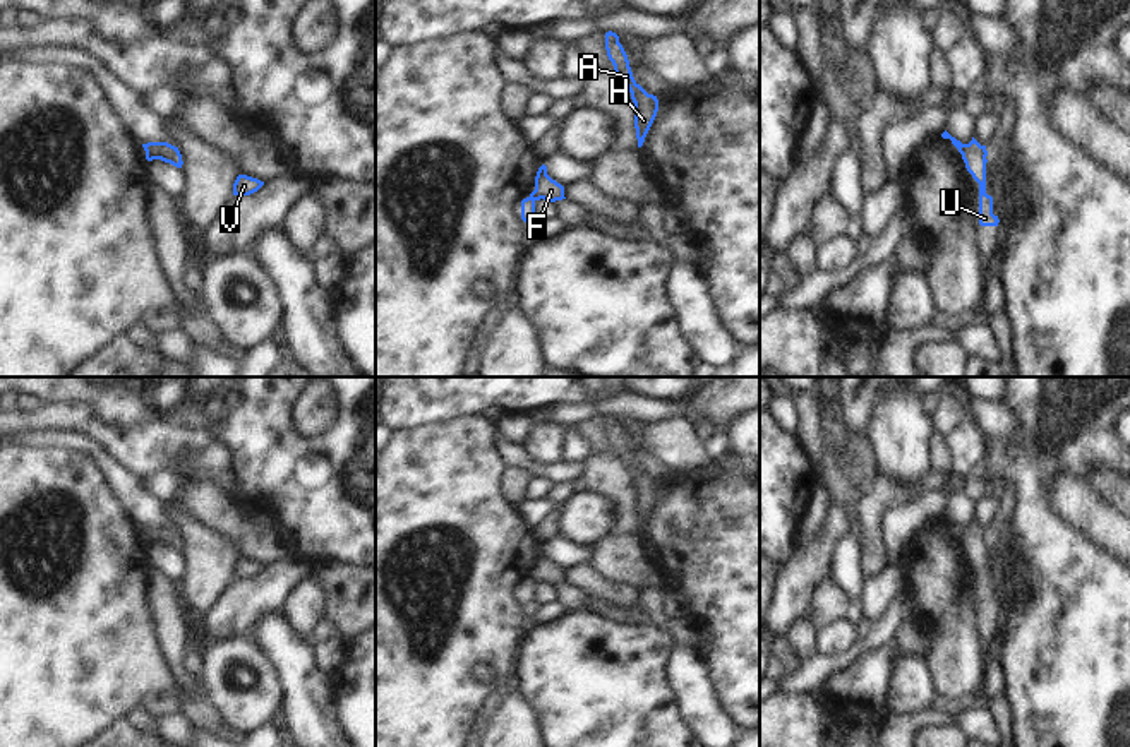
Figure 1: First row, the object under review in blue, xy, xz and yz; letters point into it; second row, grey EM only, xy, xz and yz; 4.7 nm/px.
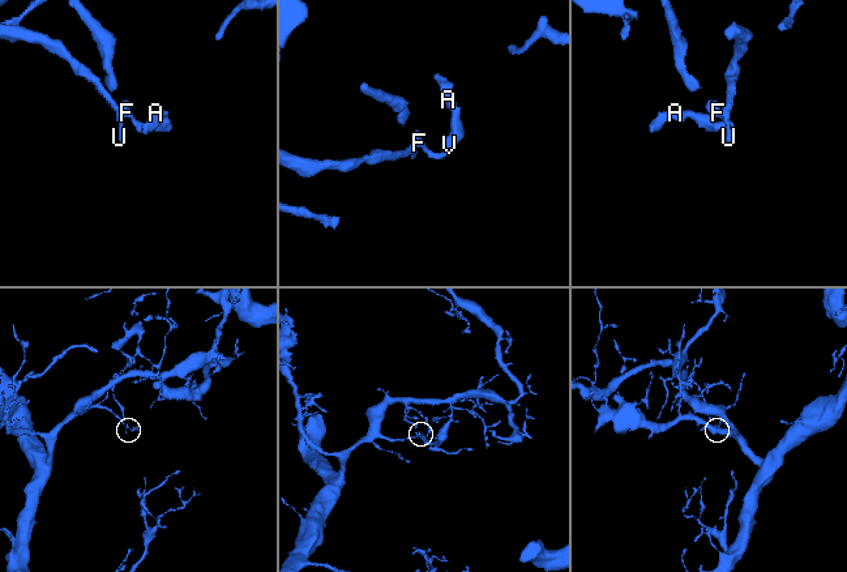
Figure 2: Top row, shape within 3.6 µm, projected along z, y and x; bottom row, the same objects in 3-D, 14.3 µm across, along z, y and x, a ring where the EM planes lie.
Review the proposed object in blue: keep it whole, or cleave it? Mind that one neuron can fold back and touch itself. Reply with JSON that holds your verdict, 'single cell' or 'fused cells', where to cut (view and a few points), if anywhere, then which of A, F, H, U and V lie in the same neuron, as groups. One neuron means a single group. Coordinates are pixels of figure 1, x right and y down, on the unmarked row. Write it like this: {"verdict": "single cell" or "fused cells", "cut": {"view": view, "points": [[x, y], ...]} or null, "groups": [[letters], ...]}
{"verdict": "fused cells", "cut": {"view": "yz", "points": [[966, 528], [962, 538]]}, "groups": [["A", "F", "H", "V"], ["U"]]}

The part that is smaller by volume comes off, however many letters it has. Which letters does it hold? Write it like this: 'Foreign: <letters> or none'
Foreign: A, F, H, V

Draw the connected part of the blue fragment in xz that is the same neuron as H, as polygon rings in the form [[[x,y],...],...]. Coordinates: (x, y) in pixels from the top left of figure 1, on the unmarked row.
[[[612,415],[605,416],[605,433],[607,440],[614,449],[614,456],[624,464],[631,476],[634,487],[634,512],[638,531],[643,529],[645,521],[657,500],[658,483],[653,478],[648,478],[633,461],[628,439],[619,427],[619,420]]]

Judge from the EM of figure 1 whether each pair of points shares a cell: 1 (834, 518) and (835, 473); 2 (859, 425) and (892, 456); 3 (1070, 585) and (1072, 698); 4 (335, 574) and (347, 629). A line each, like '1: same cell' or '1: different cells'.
1: different cells
2: different cells
3: same cell
4: same cell

